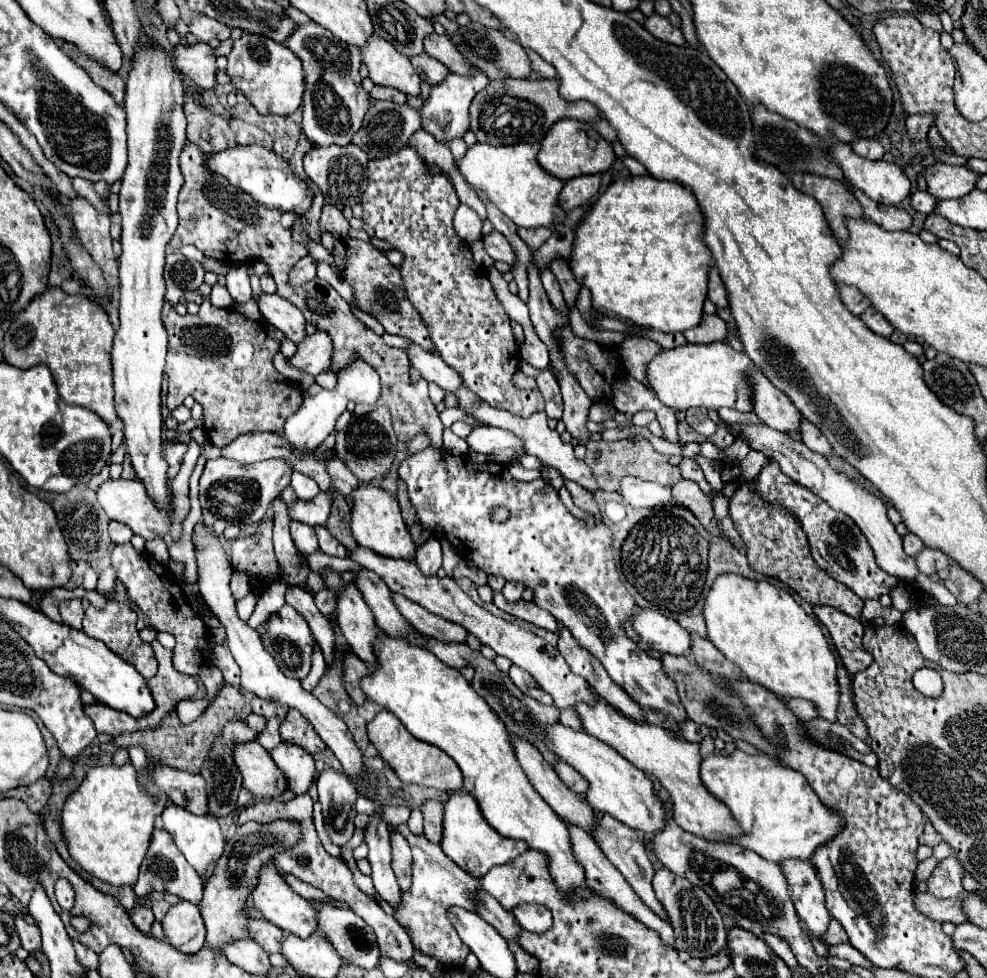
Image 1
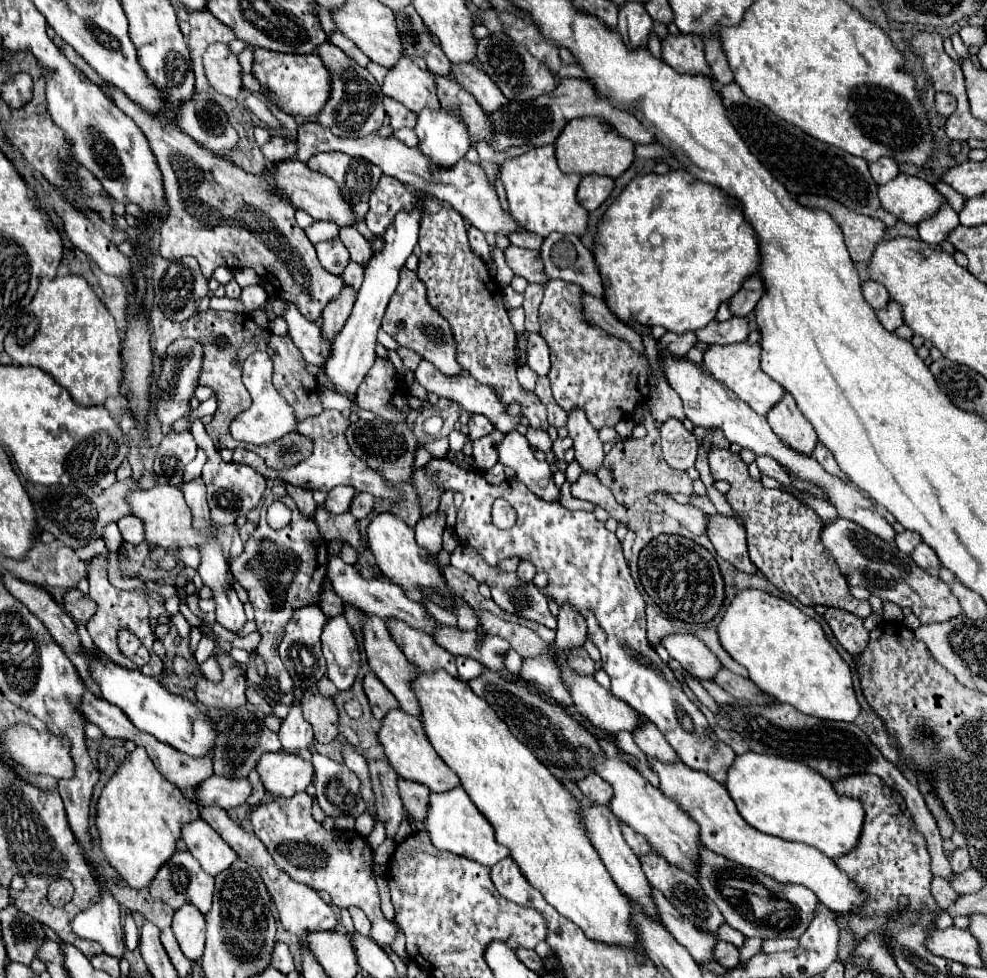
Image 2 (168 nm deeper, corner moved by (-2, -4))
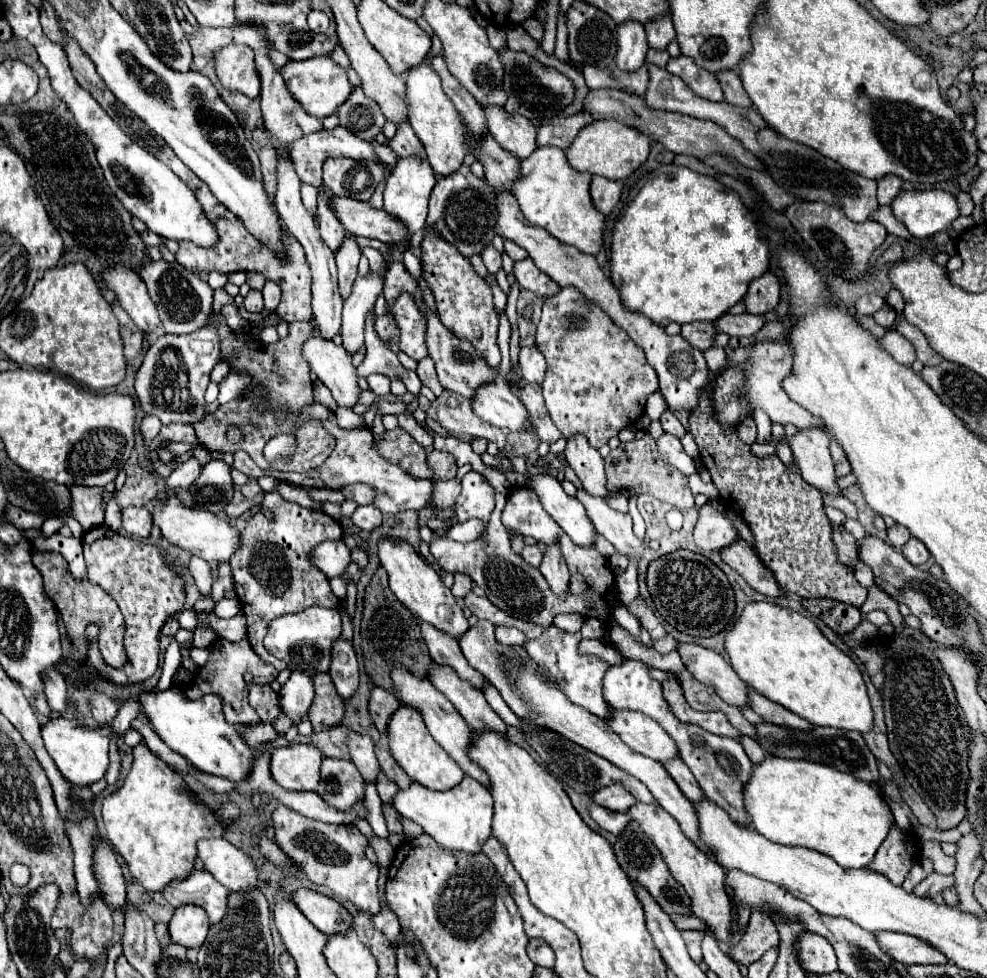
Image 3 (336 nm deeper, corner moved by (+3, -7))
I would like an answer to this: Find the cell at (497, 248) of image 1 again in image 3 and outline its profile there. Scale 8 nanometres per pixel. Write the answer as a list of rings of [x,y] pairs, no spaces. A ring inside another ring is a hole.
[[[530,258],[520,260],[520,262],[514,264],[514,276],[524,290],[530,290],[530,292],[534,292],[542,298],[554,296],[560,290],[558,284],[550,276],[546,276],[542,270],[538,272],[536,264]]]

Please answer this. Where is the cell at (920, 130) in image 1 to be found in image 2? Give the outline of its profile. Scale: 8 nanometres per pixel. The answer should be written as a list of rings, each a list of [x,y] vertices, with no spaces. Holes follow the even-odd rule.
[[[937,93],[935,95],[935,111],[939,113],[939,117],[949,117],[953,111],[955,111],[957,103],[953,97],[949,97],[947,93]]]

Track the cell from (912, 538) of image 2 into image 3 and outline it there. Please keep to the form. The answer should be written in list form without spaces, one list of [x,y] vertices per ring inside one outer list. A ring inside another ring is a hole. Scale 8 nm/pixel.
[[[894,524],[894,526],[886,528],[886,532],[888,532],[890,544],[894,548],[902,548],[902,544],[906,544],[906,540],[910,540],[910,532],[904,526],[900,526],[900,524]]]

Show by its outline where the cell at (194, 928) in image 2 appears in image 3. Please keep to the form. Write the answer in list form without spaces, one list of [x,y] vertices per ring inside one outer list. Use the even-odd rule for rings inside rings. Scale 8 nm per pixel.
[[[186,904],[176,908],[170,924],[168,924],[170,936],[174,942],[186,946],[186,948],[200,948],[206,940],[206,934],[210,930],[210,920],[204,908],[198,908],[194,904]]]

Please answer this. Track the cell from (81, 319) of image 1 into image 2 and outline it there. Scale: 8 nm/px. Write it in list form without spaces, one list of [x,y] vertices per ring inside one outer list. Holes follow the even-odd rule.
[[[79,275],[55,277],[39,283],[39,289],[33,301],[21,311],[19,321],[5,337],[5,353],[13,359],[15,365],[31,365],[47,371],[53,379],[63,385],[75,403],[79,405],[105,405],[109,397],[119,395],[119,377],[121,377],[121,337],[115,327],[115,319],[107,313],[103,301],[93,293],[89,283]]]

